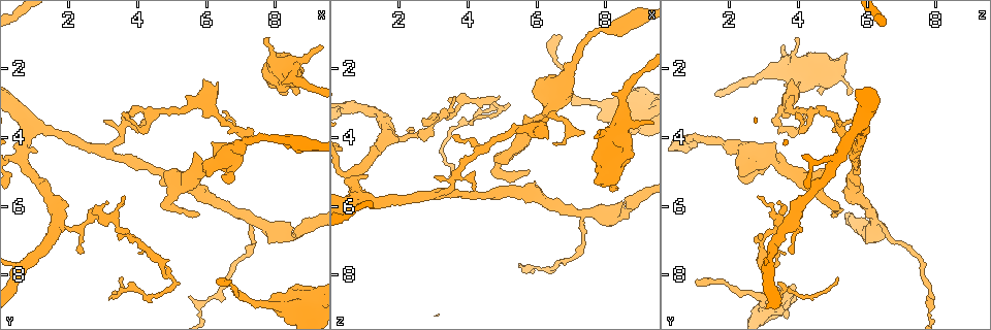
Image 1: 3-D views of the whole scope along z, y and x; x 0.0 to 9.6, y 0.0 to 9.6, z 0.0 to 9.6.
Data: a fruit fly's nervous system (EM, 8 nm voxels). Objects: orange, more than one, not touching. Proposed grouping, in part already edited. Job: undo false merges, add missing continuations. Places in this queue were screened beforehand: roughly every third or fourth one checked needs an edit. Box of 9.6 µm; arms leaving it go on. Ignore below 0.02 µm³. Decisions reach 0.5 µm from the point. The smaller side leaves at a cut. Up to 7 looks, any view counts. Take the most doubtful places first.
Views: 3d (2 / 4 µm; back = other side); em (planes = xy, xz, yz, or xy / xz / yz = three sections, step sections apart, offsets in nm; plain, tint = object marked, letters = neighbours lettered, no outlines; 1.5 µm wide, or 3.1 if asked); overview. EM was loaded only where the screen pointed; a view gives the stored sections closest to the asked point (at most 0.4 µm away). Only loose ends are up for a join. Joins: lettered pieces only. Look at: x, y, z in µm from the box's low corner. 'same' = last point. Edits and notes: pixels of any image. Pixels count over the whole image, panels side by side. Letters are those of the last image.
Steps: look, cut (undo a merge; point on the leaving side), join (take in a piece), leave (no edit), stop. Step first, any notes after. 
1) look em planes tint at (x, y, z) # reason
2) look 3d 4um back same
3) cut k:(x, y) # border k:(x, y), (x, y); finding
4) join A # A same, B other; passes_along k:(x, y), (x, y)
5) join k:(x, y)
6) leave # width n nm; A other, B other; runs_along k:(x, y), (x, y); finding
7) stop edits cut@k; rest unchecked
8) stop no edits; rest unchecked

look em planes tint at (5.80, 6.30, 4.95) # branch stops here

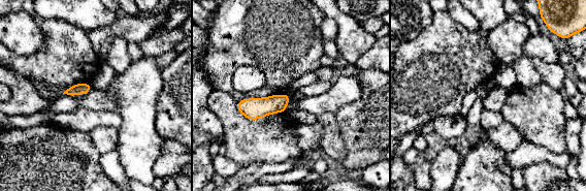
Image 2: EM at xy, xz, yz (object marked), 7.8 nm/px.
look em planes letters same

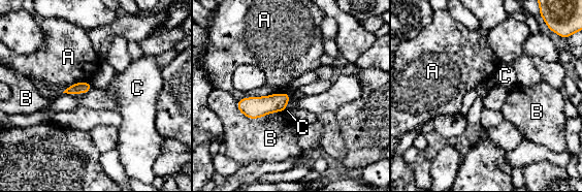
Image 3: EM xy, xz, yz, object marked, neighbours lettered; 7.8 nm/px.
leave # longest_contact B 380 nm; A other, B other, C other; border 3:(279, 93), (244, 97), (238, 100); no lettered piece goes on from it

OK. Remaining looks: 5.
look em xz step 8 tint at (7.80, 1.05, 3.95) # tapers out

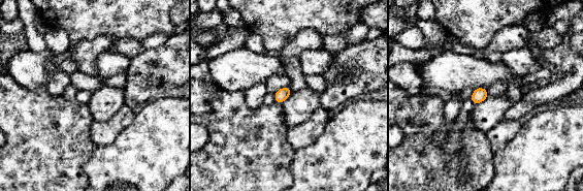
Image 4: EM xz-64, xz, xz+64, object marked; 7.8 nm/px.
look em planes letters same

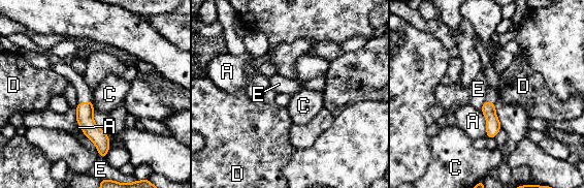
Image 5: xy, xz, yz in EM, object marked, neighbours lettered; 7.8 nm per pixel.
leave # A other, C other, D other, E other; runs_along 5:(80, 105), (103, 154); no lettered piece goes on from it

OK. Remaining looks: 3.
look 3d 4um at (1.75, 6.55, 3.95) # a fork

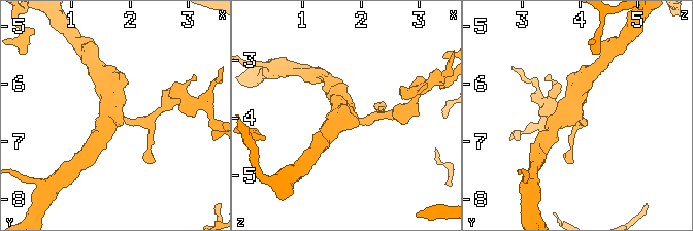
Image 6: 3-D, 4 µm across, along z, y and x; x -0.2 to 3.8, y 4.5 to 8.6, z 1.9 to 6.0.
look em xy step 8 letters at (1.75, 6.50, 3.90) # arms 3; shape alone is not enough

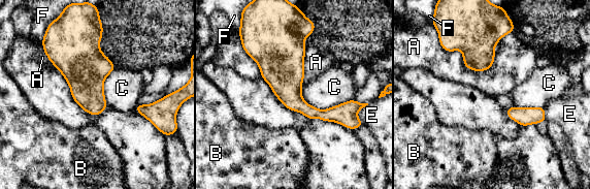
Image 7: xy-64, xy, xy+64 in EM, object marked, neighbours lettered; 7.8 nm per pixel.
leave # longest_contact A 550 nm; A other, B other, C other, E other, F other; border 7:(300, 88), (320, 109), (353, 98); one neuron here

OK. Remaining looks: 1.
stop no edits; rest unchecked

